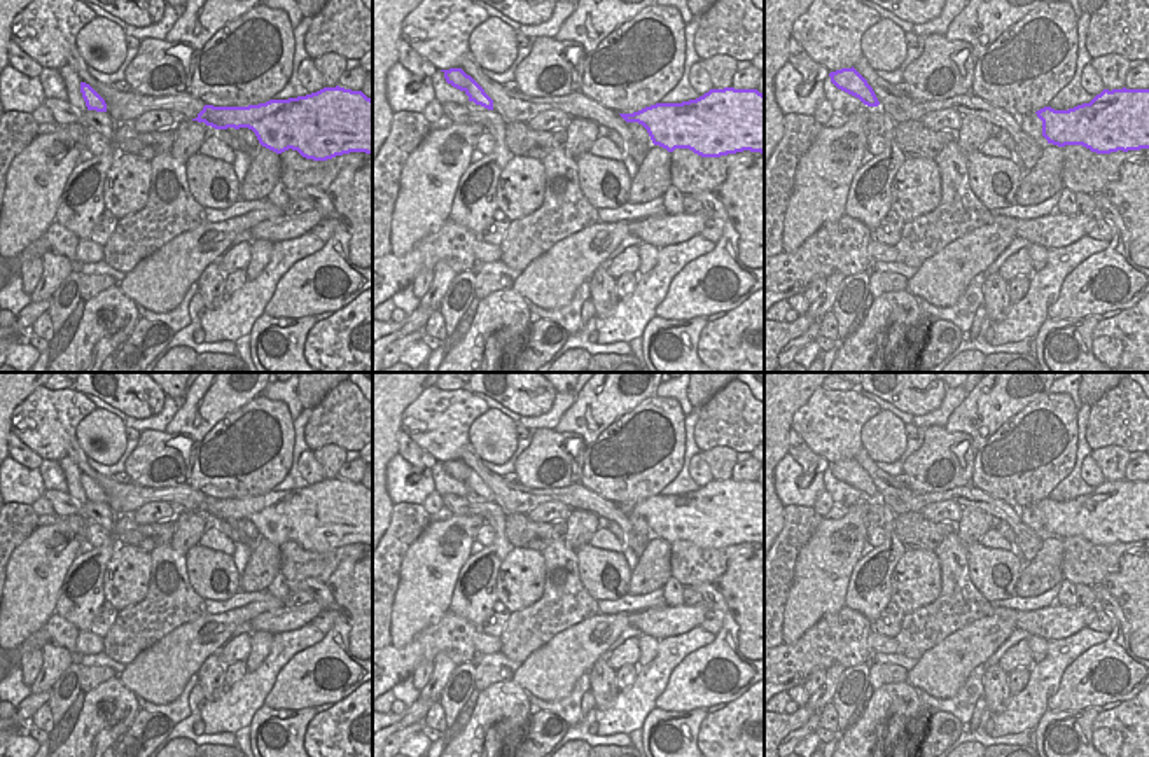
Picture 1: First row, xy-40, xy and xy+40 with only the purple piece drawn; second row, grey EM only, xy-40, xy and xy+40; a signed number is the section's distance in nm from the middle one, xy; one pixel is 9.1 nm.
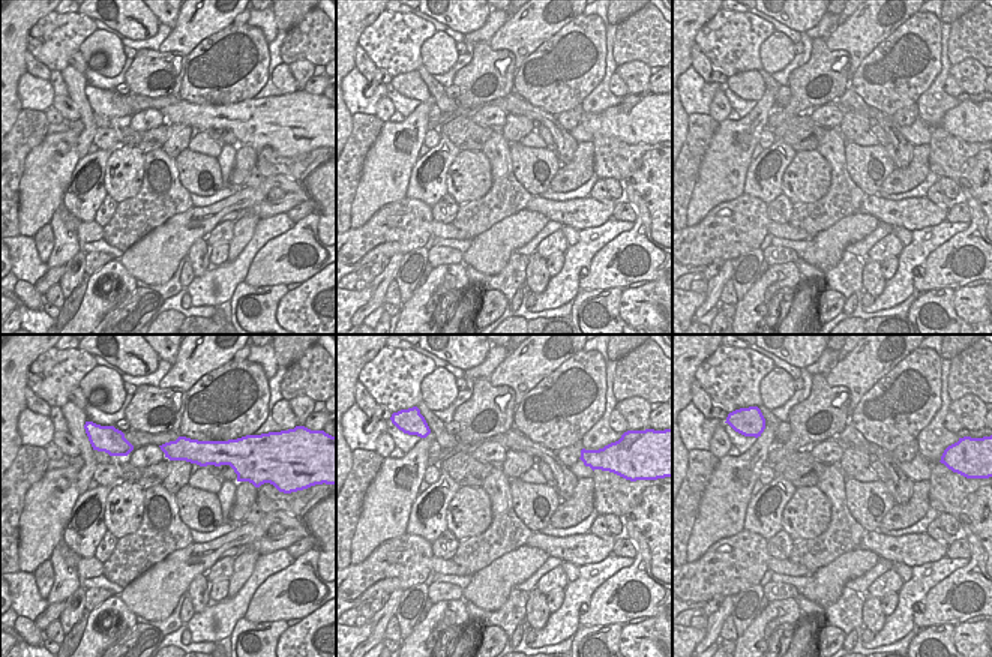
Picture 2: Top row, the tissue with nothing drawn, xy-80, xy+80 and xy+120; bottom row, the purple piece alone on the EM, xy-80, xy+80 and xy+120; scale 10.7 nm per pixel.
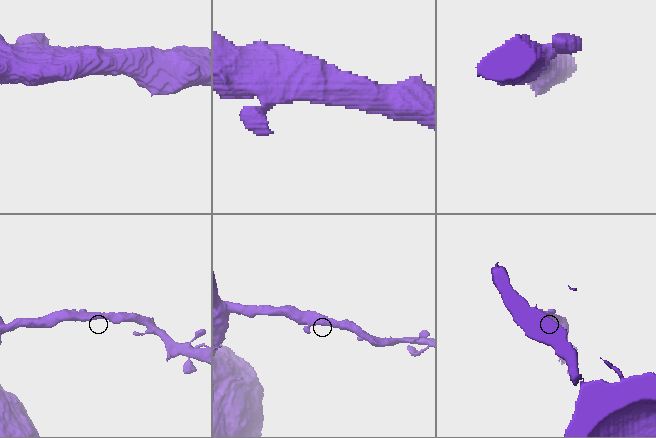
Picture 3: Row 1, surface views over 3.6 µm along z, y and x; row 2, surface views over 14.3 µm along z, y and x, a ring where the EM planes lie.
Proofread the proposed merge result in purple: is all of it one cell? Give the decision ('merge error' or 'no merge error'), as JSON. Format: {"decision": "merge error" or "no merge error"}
{"decision": "no merge error"}

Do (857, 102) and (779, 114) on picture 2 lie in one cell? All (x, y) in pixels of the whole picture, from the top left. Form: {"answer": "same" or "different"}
{"answer": "different"}

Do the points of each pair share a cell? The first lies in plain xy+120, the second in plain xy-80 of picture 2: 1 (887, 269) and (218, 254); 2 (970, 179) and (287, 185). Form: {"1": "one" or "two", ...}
{"1": "one", "2": "two"}

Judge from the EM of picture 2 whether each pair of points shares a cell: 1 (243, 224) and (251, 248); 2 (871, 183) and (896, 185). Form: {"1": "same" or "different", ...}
{"1": "different", "2": "different"}

